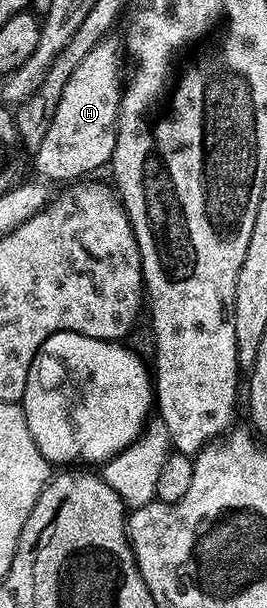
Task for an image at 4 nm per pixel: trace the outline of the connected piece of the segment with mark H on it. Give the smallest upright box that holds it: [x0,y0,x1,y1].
[34,38,123,182]

